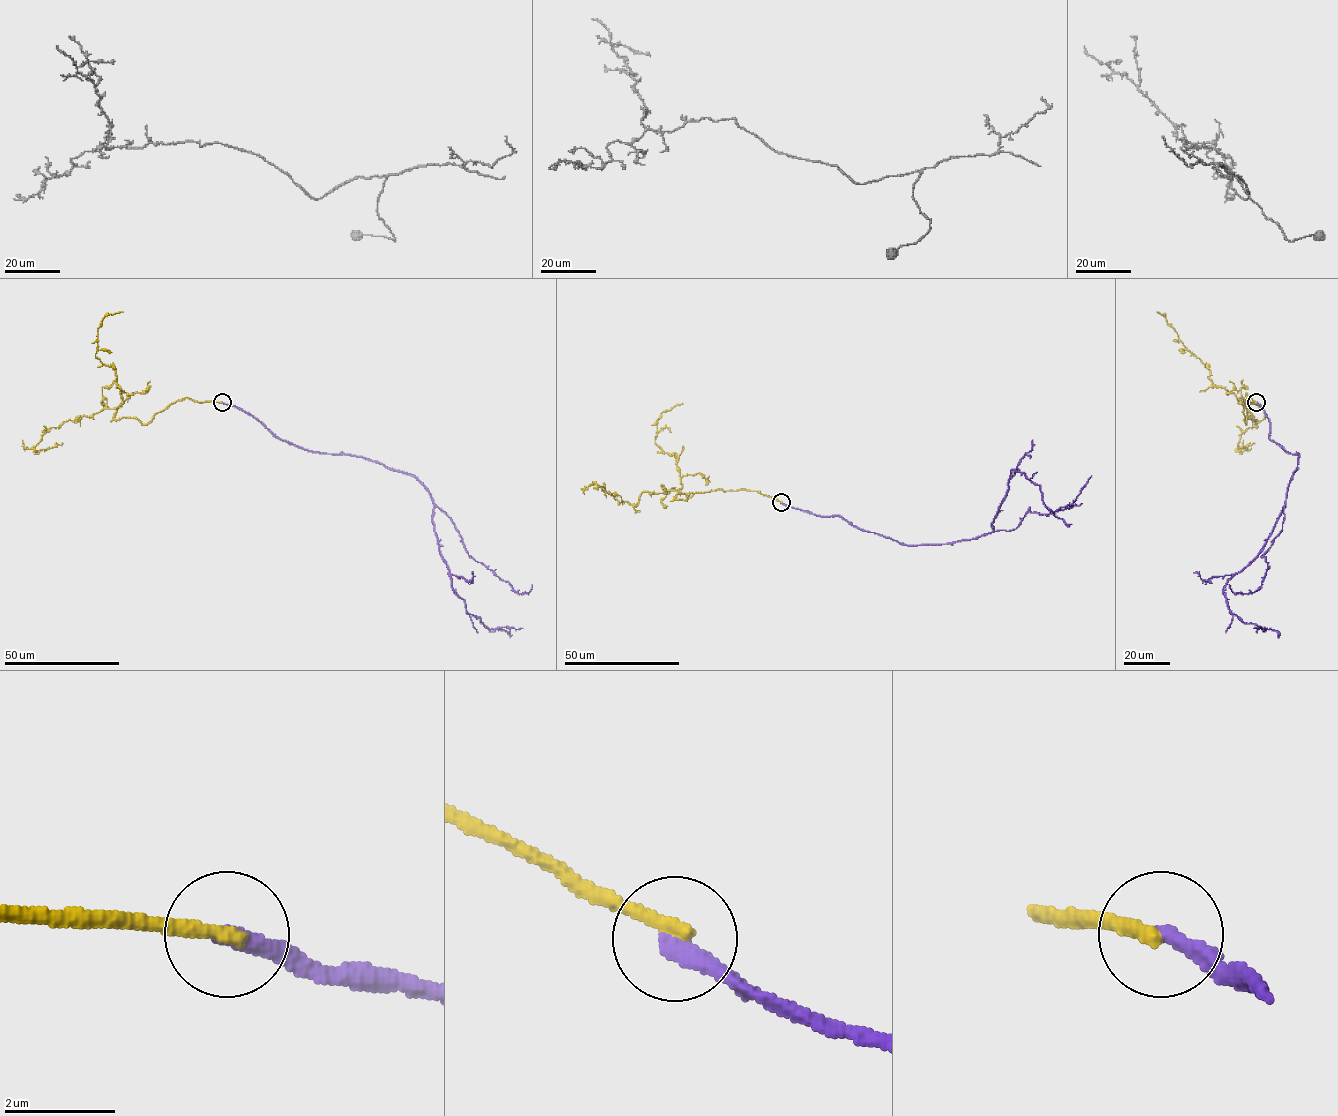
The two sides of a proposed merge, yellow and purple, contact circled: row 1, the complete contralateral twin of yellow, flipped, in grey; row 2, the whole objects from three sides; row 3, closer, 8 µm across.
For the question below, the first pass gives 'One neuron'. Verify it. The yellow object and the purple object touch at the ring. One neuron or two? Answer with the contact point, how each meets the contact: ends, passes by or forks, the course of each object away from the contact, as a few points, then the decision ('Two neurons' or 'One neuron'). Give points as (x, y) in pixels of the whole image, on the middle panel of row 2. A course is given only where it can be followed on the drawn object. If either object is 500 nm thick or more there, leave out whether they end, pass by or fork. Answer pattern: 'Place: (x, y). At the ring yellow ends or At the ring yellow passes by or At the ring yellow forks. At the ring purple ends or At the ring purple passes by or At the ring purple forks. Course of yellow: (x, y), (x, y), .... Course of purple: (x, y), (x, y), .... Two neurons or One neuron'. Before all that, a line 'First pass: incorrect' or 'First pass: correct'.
First pass: incorrect
Place: (781, 502). At the ring yellow ends. At the ring purple ends. Course of yellow: (781, 502), (747, 489), (673, 499), (681, 486), (676, 454), (663, 452), (654, 440), (661, 413), (682, 403). Course of purple: (781, 502), (839, 516), (907, 545), (993, 531), (1012, 470), (1039, 486), (1052, 510), (1082, 504). Two neurons

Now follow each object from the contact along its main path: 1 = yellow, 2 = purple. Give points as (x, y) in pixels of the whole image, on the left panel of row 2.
1: (222, 402), (184, 397), (146, 424), (115, 420), (122, 400), (115, 372), (95, 354), (103, 318), (123, 312)
2: (222, 402), (298, 447), (364, 457), (412, 474), (429, 493), (440, 556), (466, 610), (492, 632), (522, 628)

